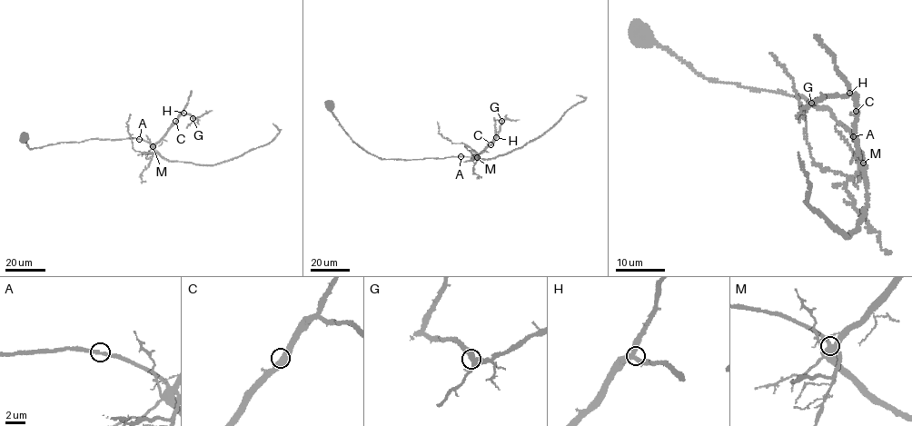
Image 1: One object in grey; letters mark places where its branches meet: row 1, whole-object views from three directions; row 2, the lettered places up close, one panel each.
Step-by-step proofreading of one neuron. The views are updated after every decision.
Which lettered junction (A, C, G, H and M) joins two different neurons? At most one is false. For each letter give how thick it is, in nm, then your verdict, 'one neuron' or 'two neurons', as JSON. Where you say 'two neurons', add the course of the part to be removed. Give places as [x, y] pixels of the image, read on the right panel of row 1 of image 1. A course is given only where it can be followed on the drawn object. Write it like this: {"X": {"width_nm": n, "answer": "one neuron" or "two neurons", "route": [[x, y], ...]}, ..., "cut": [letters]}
{"A": {"width_nm": 260, "answer": "one neuron"}, "C": {"width_nm": 460, "answer": "one neuron"}, "G": {"width_nm": 360, "answer": "one neuron"}, "H": {"width_nm": 360, "answer": "one neuron"}, "M": {"width_nm": 440, "answer": "one neuron"}, "cut": []}

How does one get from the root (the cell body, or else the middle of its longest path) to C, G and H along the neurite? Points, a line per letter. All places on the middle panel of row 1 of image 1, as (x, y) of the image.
C: (329, 104), (328, 109), (350, 138), (382, 159), (474, 157), (490, 144)
G: (329, 104), (328, 109), (350, 138), (382, 159), (474, 157), (491, 144), (501, 121)
H: (329, 104), (328, 109), (350, 138), (382, 159), (474, 157), (491, 144), (496, 137)

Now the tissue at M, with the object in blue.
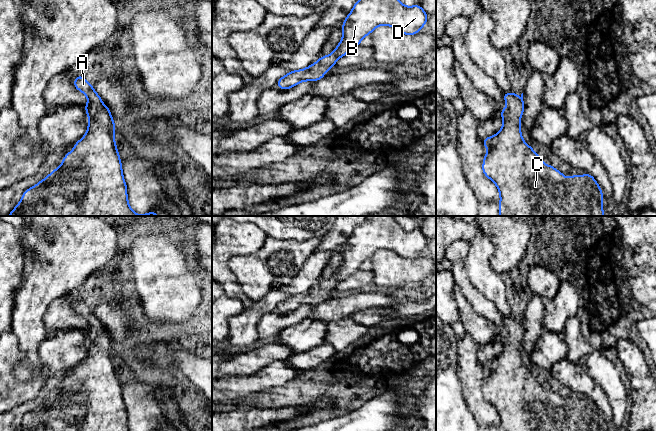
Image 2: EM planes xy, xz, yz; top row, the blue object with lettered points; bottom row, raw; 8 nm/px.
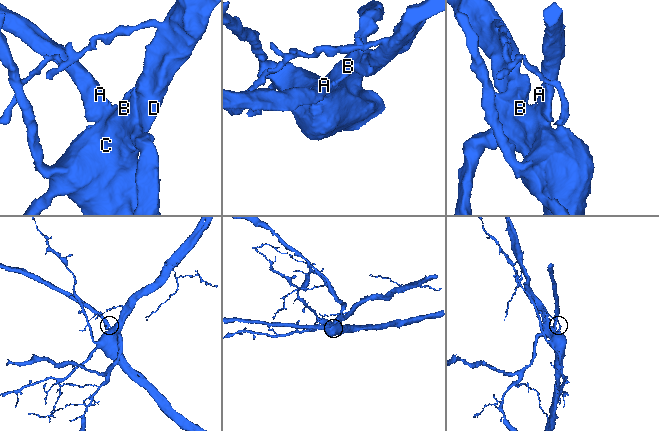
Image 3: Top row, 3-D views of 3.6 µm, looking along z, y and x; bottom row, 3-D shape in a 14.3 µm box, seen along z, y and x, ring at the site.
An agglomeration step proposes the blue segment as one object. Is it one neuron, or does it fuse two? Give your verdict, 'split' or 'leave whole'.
leave whole

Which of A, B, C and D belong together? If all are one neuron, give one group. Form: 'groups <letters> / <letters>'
groups A B C D

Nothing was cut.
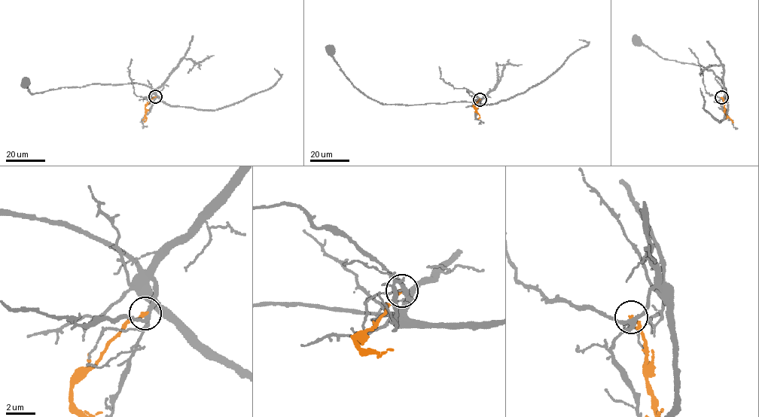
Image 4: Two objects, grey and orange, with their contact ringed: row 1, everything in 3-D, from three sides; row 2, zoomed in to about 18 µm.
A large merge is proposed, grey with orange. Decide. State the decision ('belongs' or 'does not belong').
does not belong

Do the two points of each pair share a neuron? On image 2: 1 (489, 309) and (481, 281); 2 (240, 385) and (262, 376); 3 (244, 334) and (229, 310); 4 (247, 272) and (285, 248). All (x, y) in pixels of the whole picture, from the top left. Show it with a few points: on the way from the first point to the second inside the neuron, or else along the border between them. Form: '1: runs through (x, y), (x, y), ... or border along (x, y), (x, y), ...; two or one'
1: border along (470, 280), (495, 305), (501, 315); two
2: runs through (245, 385), (253, 384), (257, 381); one
3: border along (244, 308), (229, 319), (229, 336), (227, 338); two
4: runs through (256, 272), (264, 269), (276, 257); one

